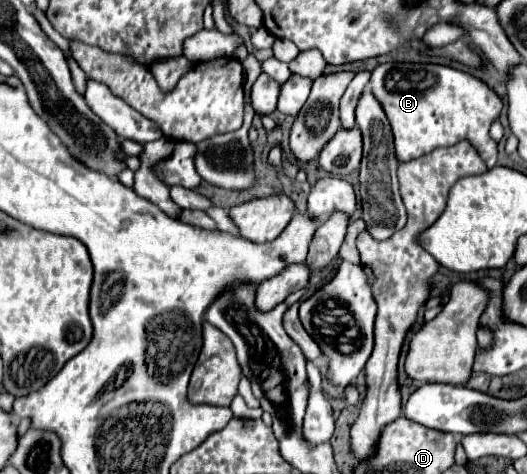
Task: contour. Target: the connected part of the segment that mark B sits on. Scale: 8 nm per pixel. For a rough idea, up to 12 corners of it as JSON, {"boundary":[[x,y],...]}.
{"boundary":[[387,62],[371,92],[399,162],[469,140],[489,168],[503,102],[473,74]]}

